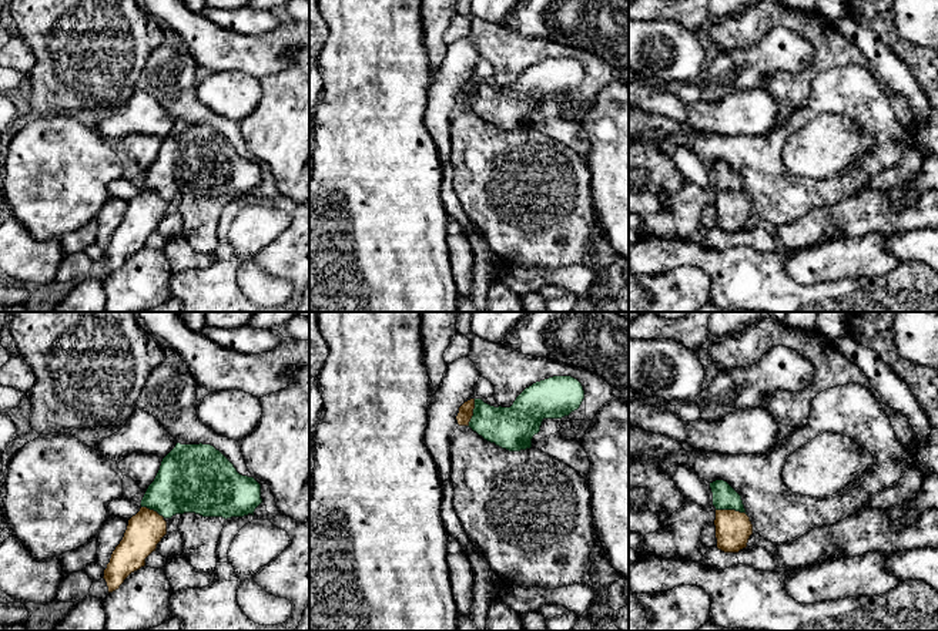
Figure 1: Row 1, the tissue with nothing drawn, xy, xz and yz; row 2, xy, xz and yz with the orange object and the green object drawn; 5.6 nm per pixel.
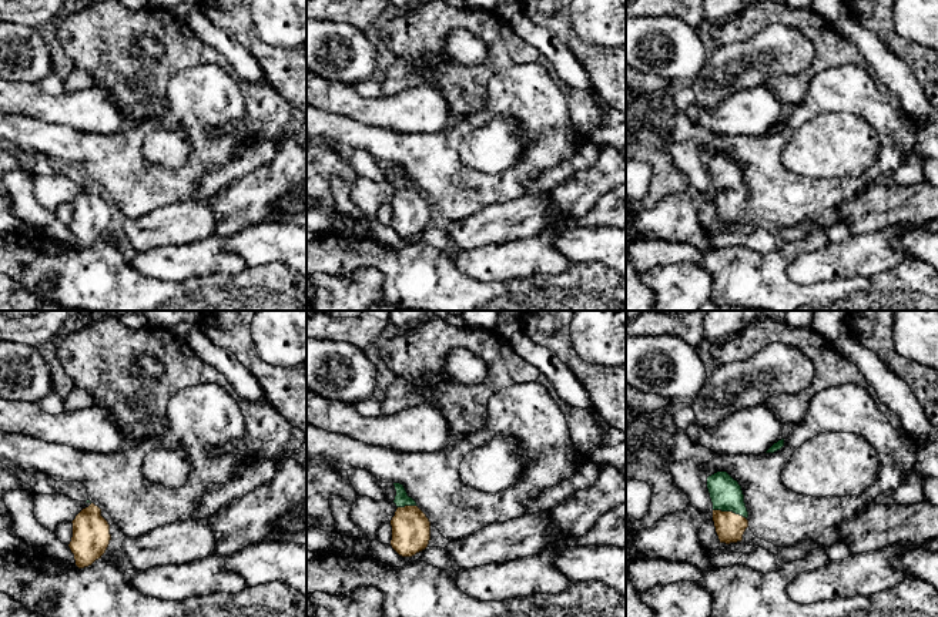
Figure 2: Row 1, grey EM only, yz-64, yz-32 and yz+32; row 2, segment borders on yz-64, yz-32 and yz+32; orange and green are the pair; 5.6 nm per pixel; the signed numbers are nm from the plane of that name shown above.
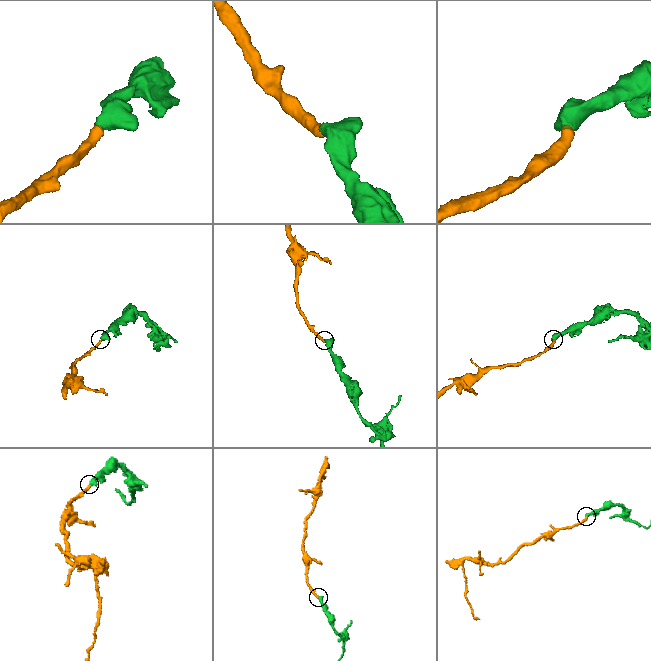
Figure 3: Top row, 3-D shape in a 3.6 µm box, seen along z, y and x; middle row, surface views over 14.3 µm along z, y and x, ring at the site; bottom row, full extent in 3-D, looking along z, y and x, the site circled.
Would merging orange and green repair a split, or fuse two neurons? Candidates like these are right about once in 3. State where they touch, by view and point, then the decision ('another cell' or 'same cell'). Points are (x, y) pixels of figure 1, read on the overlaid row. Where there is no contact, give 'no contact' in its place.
yz (732, 510) | same cell

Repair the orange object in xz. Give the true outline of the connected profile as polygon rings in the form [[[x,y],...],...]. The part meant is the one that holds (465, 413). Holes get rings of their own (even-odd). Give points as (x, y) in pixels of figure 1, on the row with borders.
[[[553,376],[526,387],[510,407],[495,407],[470,399],[459,407],[459,426],[468,426],[485,440],[509,452],[532,447],[545,419],[562,419],[584,399],[582,383],[572,376]]]

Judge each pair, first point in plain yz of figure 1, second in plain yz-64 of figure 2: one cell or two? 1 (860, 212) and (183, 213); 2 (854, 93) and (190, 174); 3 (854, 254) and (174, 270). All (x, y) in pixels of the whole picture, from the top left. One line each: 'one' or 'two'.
1: one
2: one
3: one

